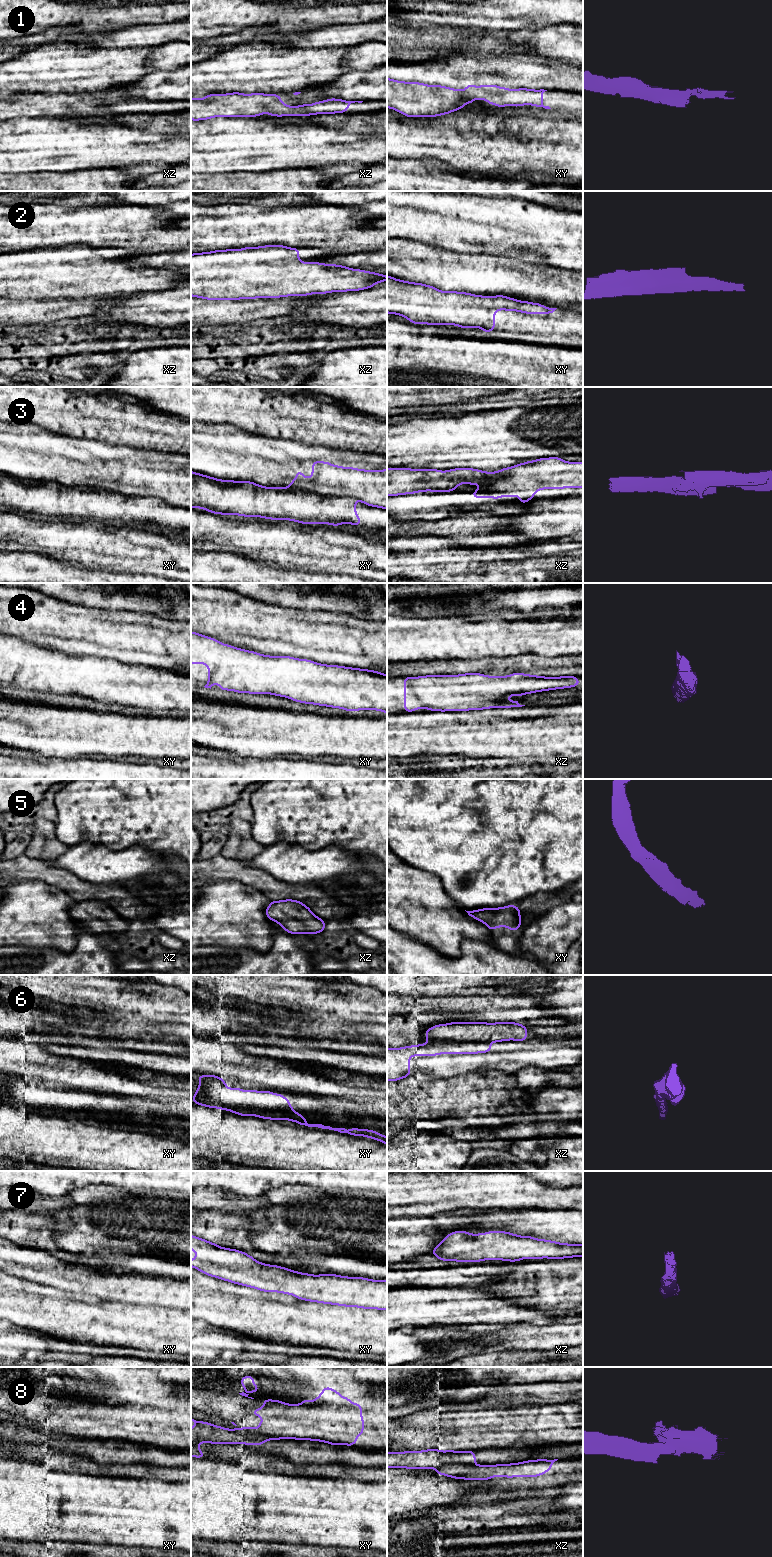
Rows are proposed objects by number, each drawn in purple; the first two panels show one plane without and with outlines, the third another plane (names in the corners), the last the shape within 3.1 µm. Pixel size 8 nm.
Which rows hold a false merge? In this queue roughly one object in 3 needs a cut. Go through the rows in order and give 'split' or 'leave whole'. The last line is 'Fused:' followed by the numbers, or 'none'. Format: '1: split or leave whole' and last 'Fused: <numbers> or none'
1: leave whole
2: leave whole
3: split
4: leave whole
5: leave whole
6: split
7: leave whole
8: split
Fused: 3, 6, 8

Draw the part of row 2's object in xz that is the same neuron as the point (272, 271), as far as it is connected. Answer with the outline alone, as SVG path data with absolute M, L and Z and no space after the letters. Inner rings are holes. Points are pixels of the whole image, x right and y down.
M283 245L191 254L191 296L208 300L279 298L358 291L382 281L387 281L386 275L335 264L301 262L299 248Z

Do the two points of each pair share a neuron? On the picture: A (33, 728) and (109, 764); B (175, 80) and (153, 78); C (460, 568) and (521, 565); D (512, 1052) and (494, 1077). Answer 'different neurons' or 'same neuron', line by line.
A: different neurons
B: same neuron
C: same neuron
D: different neurons

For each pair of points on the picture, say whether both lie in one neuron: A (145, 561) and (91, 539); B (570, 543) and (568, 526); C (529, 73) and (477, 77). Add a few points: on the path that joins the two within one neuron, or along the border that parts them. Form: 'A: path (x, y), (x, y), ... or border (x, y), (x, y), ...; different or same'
A: path (132, 549), (111, 547), (104, 544); same
B: border (572, 534), (546, 540); different
C: path (516, 73), (500, 73), (497, 76), (490, 76); same

